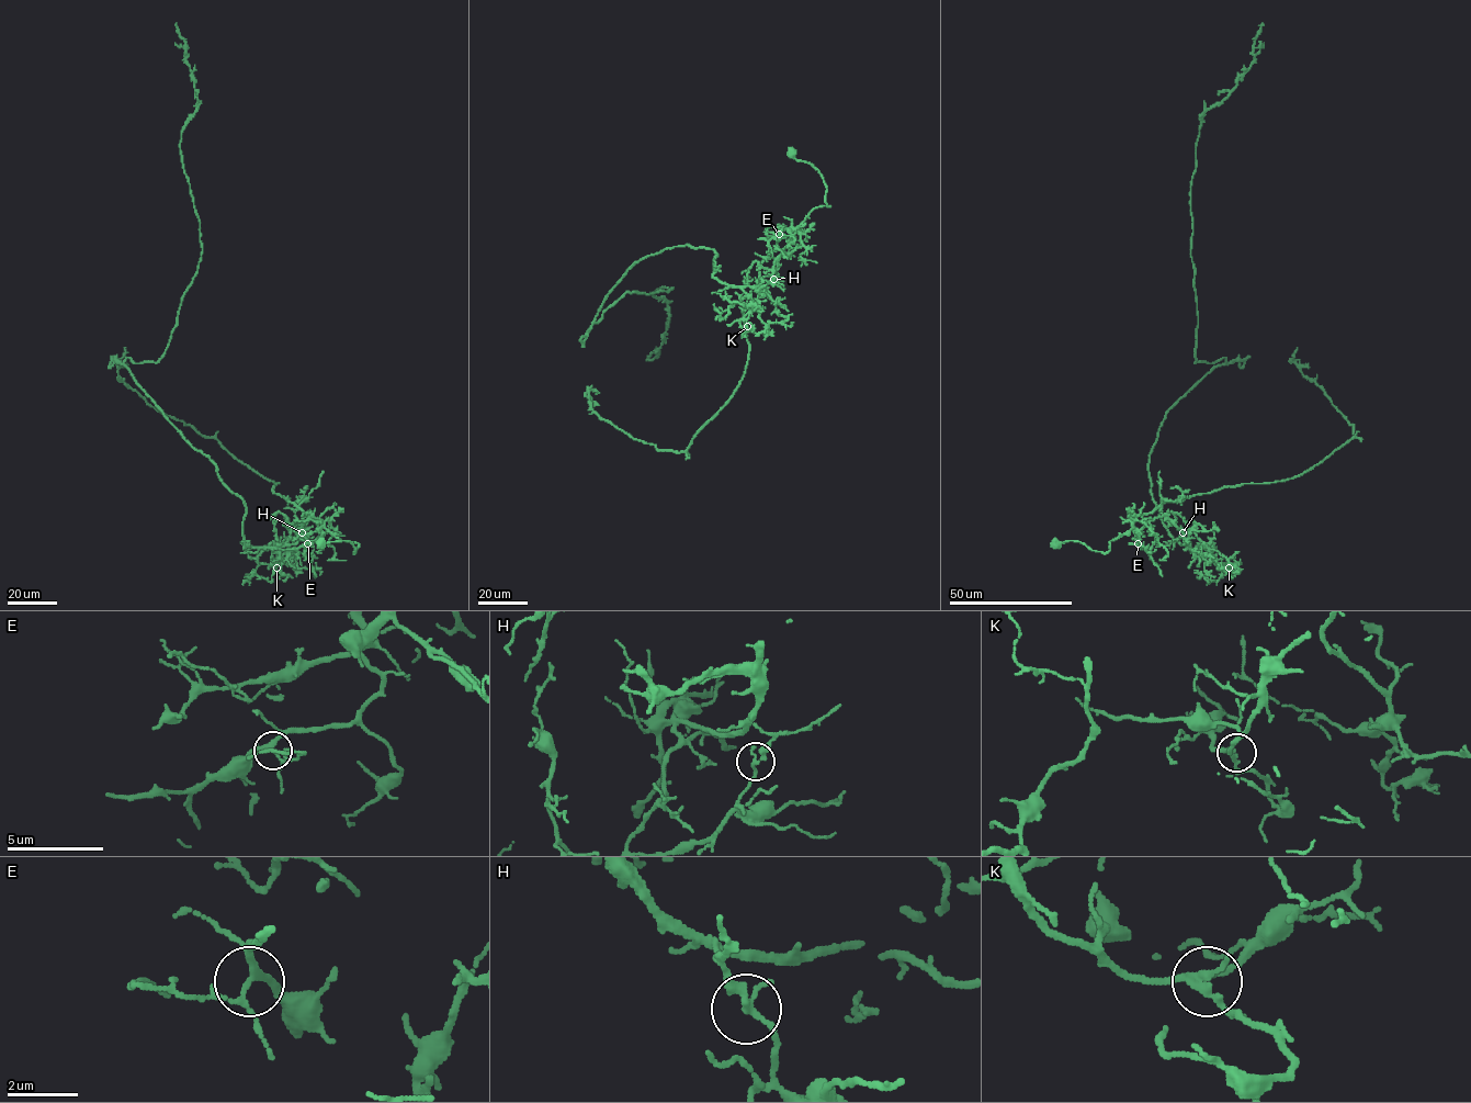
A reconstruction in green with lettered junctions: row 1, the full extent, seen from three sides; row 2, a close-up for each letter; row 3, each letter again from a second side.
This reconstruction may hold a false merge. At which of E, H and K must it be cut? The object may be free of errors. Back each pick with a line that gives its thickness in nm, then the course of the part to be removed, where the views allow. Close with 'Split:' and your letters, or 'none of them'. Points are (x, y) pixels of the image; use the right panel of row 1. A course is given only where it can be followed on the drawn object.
H: calibre 160 nm; course (1183, 532), (1189, 548), (1160, 517), (1150, 454), (1226, 359), (1195, 362), (1196, 147), (1262, 22)
Split: H

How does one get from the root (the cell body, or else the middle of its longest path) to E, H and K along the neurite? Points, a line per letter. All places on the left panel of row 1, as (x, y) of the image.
E: (320, 543), (349, 541), (354, 553), (359, 547), (340, 539), (323, 527), (320, 537), (307, 543)
H: (320, 543), (349, 541), (354, 553), (359, 547), (320, 529), (307, 516), (303, 518), (302, 532)
K: (320, 543), (349, 541), (354, 553), (359, 547), (304, 516), (300, 529), (290, 529), (287, 551), (276, 567)

